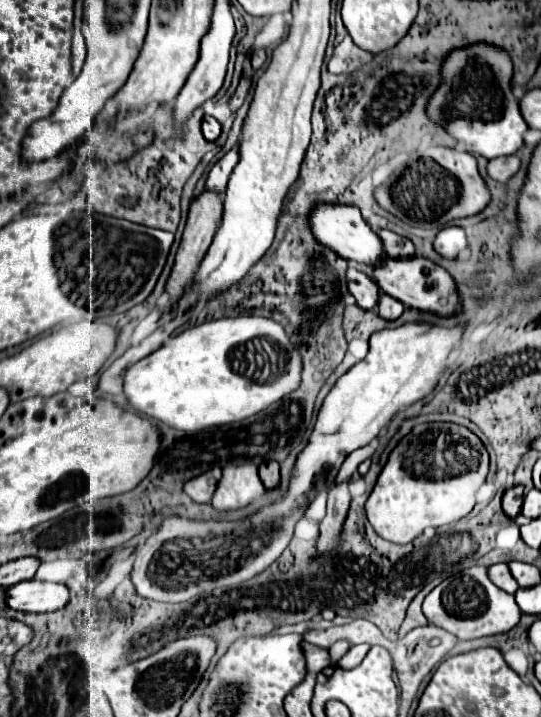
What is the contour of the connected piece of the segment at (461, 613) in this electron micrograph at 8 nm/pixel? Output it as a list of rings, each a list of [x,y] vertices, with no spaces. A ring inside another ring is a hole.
[[[471,567],[447,577],[423,601],[423,613],[429,623],[453,633],[457,639],[477,639],[513,629],[519,623],[521,609],[513,595],[495,587],[487,577],[487,567]]]

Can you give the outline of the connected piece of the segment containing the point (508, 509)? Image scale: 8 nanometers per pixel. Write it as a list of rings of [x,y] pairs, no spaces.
[[[515,485],[515,487],[507,489],[505,495],[503,495],[503,511],[505,511],[505,515],[515,519],[521,513],[521,505],[523,505],[523,487]]]

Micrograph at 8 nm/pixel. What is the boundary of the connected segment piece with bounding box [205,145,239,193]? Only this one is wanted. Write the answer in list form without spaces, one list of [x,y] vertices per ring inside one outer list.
[[[235,145],[229,153],[225,153],[211,169],[209,177],[207,177],[207,185],[205,189],[211,189],[215,193],[223,193],[225,191],[225,185],[229,181],[229,175],[231,171],[235,169],[235,165],[239,163],[239,145]]]

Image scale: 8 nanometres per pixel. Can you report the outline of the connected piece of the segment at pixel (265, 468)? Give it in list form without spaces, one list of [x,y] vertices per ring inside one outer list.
[[[269,461],[259,467],[259,477],[267,489],[275,489],[279,485],[279,463]]]

